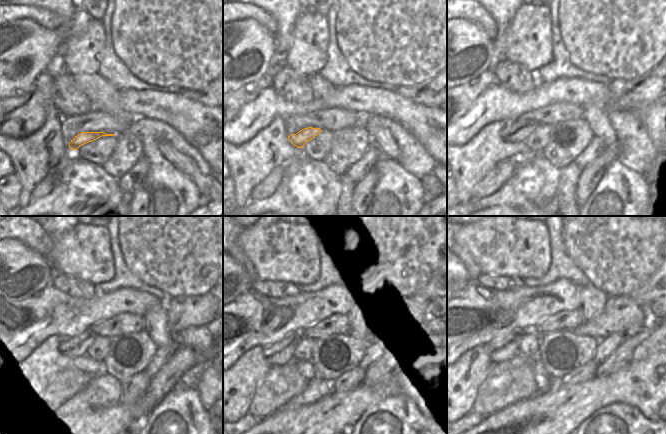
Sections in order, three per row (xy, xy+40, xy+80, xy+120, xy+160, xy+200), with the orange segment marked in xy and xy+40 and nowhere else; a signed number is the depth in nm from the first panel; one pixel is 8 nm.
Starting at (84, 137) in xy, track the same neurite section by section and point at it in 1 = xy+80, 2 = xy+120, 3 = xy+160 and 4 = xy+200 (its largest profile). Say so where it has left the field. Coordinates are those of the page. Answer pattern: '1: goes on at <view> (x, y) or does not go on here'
1: goes on at xy+80 (521, 135)
2: goes on at xy+120 (69, 349)
3: goes on at xy+160 (280, 353)
4: goes on at xy+200 (506, 347)

